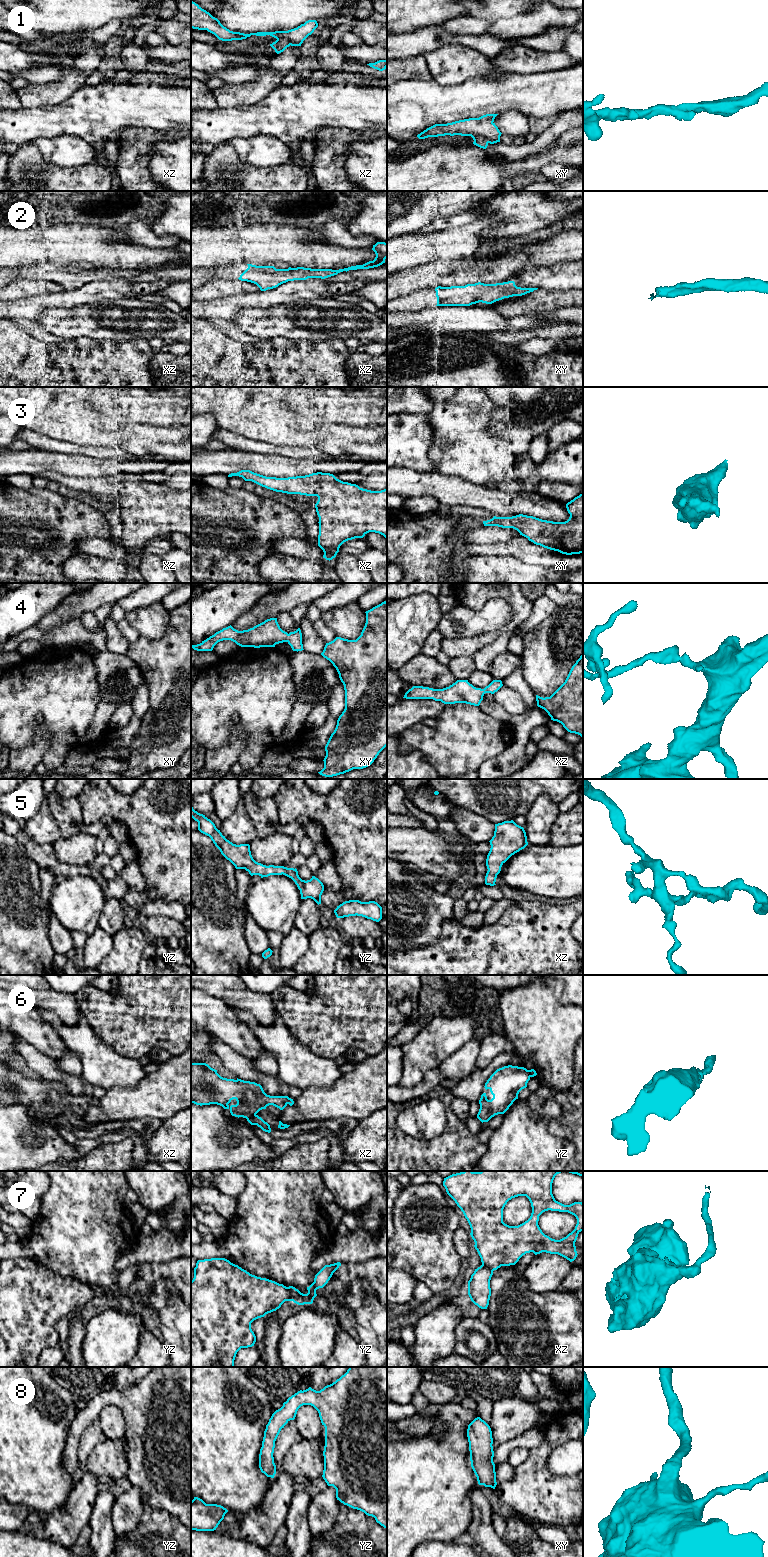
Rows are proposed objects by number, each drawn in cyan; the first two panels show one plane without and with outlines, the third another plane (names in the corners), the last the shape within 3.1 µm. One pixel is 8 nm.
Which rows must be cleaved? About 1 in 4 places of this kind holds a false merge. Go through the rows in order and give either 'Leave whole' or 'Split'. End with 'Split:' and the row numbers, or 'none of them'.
1: Leave whole
2: Leave whole
3: Leave whole
4: Leave whole
5: Leave whole
6: Leave whole
7: Split
8: Leave whole
Split: 7

